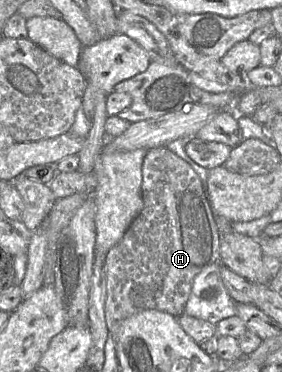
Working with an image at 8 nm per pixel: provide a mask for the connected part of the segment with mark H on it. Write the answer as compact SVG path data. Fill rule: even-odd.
M165 146L148 150L142 164L143 208L122 239L107 253L103 266L106 297L104 315L115 348L119 328L129 316L154 309L179 317L191 293L194 277L203 269L219 262L220 236L233 232L232 222L215 215L210 206L206 186L194 169Z

